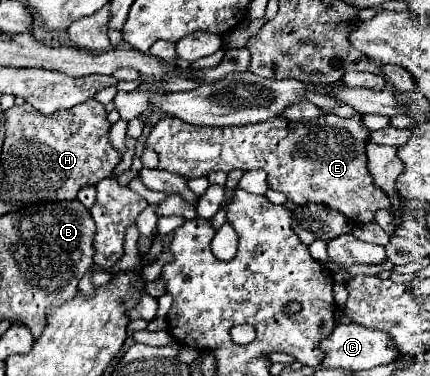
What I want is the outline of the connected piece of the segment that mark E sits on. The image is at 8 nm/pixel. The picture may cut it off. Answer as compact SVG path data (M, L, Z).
M323 113L311 121L297 121L297 127L283 117L243 127L195 127L165 117L151 129L145 145L157 153L157 169L183 175L185 179L205 177L213 171L263 169L269 189L285 193L297 205L323 203L341 211L357 225L371 223L375 213L385 209L393 215L393 225L399 227L399 213L393 209L391 199L373 185L367 171L367 141L369 129L363 125L359 113L347 119Z

